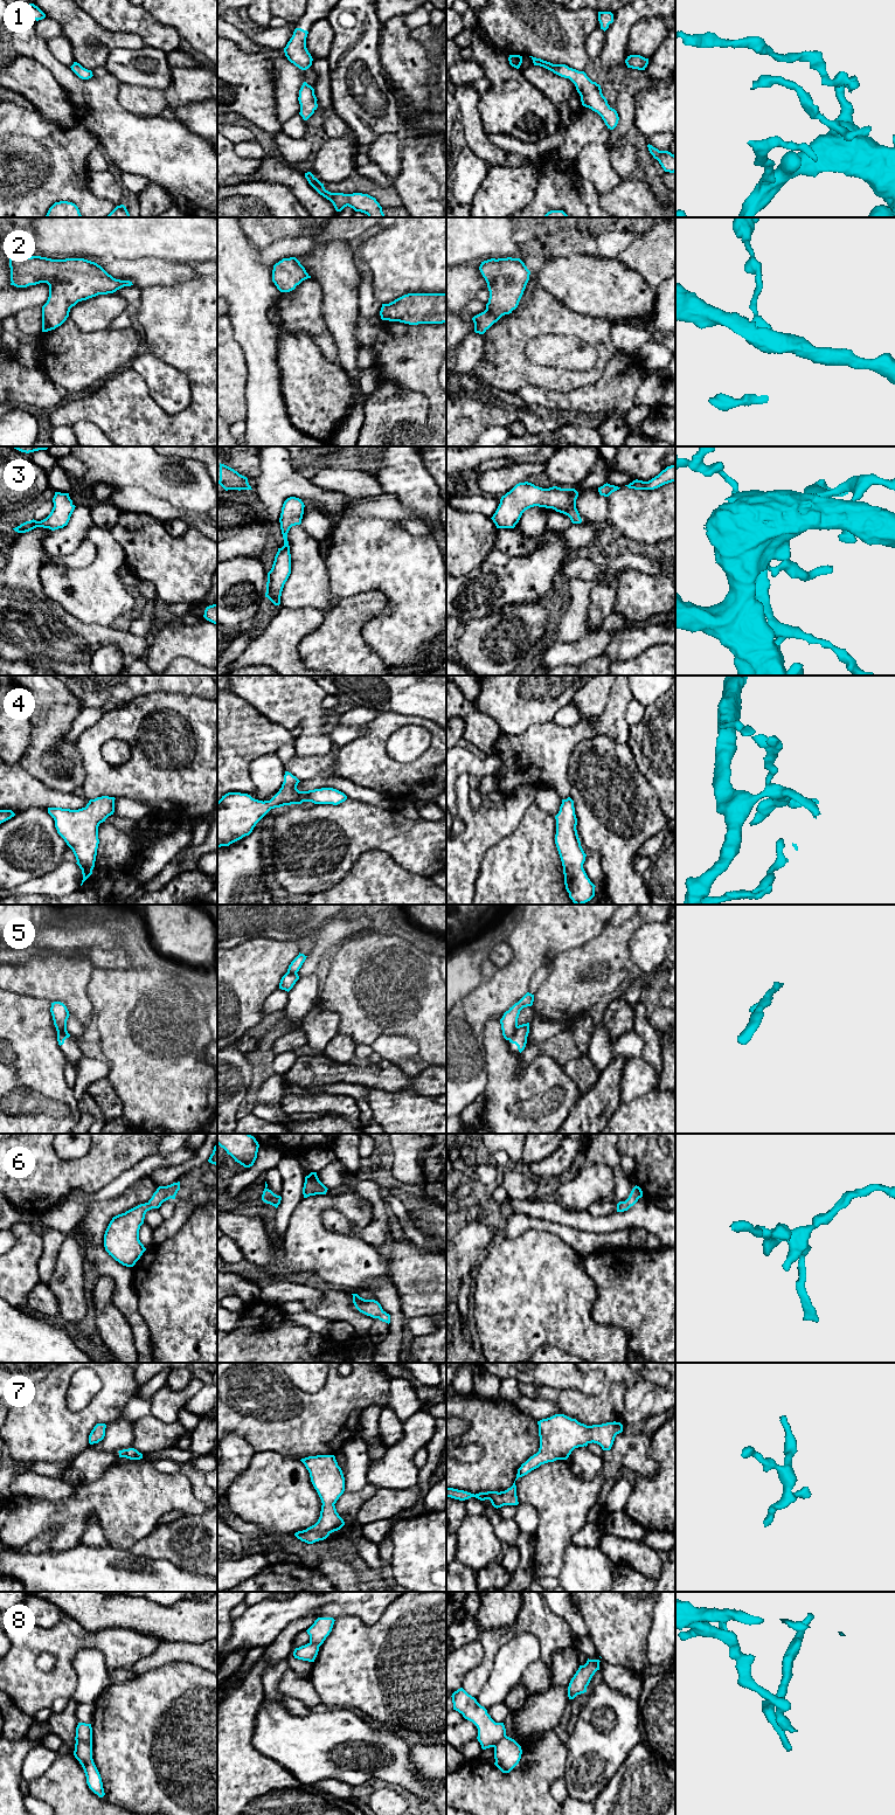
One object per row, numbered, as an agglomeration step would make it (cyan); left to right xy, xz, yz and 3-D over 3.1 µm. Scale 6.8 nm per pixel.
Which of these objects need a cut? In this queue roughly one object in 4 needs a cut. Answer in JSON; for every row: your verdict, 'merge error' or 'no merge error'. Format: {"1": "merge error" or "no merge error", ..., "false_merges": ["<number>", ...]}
{"1": "no merge error", "2": "no merge error", "3": "no merge error", "4": "no merge error", "5": "merge error", "6": "no merge error", "7": "no merge error", "8": "merge error", "false_merges": ["5", "8"]}

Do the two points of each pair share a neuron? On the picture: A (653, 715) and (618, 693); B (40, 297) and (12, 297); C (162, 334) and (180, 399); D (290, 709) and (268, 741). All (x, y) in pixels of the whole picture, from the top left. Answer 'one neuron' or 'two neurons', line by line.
A: two neurons
B: one neuron
C: two neurons
D: two neurons

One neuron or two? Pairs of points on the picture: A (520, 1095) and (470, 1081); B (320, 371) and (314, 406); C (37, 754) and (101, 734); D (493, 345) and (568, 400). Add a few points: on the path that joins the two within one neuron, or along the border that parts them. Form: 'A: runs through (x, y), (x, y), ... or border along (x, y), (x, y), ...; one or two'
A: border along (486, 1058), (487, 1086), (483, 1092); two
B: runs through (325, 379), (325, 395), (323, 397); one
C: border along (75, 742), (84, 768); two
D: border along (529, 385), (559, 392), (571, 392), (583, 387); two

